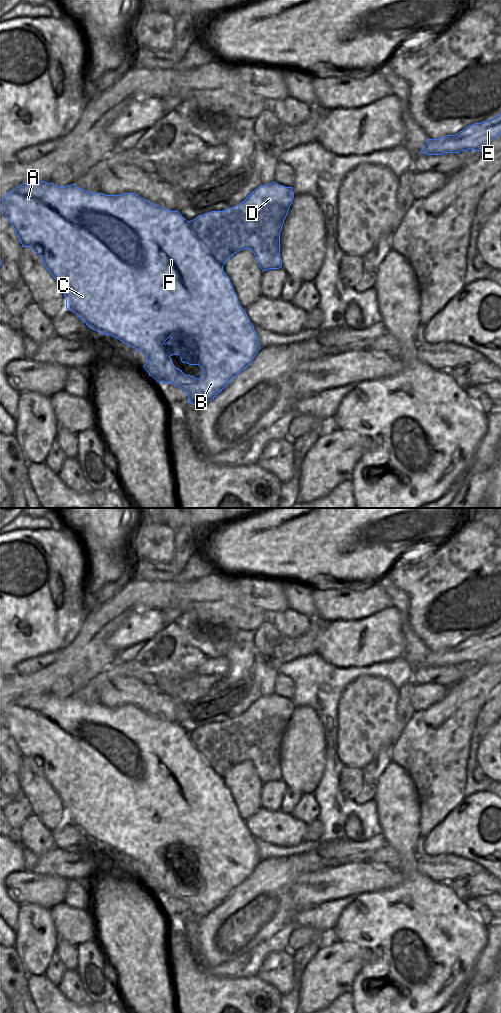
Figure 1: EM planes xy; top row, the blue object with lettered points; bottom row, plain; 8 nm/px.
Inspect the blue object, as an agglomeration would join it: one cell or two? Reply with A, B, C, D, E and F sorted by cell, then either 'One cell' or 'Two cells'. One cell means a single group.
Groups: A B C F / D E. Two cells.

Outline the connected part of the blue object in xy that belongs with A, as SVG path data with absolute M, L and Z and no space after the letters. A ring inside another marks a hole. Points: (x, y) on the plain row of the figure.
M39 693L37 695L23 695L10 703L0 712L0 724L12 736L22 759L31 759L41 770L46 781L58 794L65 810L66 821L75 825L88 839L111 847L123 855L141 863L146 868L143 880L159 895L171 895L183 901L188 908L188 915L197 919L205 917L214 911L241 883L246 881L258 863L261 861L254 842L245 822L240 818L234 800L220 775L212 768L205 773L195 762L202 758L197 753L190 733L187 733L178 723L171 723L155 717L135 705L121 707L105 707L103 705L89 705L75 696L59 699L53 695ZM179 867L183 875L199 877L202 886L199 891L186 887L176 880L170 870Z

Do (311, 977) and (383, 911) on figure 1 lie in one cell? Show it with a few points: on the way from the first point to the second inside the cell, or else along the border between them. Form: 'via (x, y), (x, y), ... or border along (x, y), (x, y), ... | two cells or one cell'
border along (336, 940), (354, 942), (365, 948), (370, 954) | two cells

